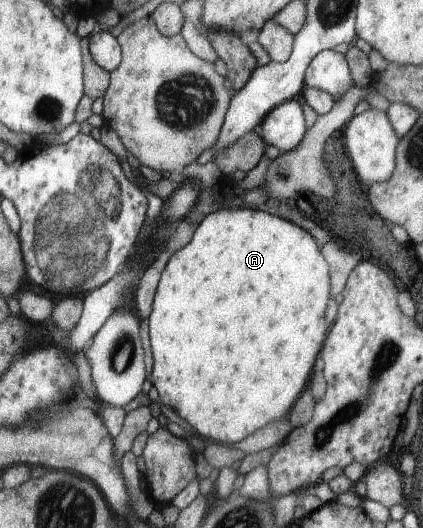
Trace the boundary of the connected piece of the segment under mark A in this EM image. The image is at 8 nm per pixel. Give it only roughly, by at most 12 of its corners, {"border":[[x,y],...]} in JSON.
{"border":[[218,209],[164,267],[159,403],[236,444],[326,342],[307,230]]}

